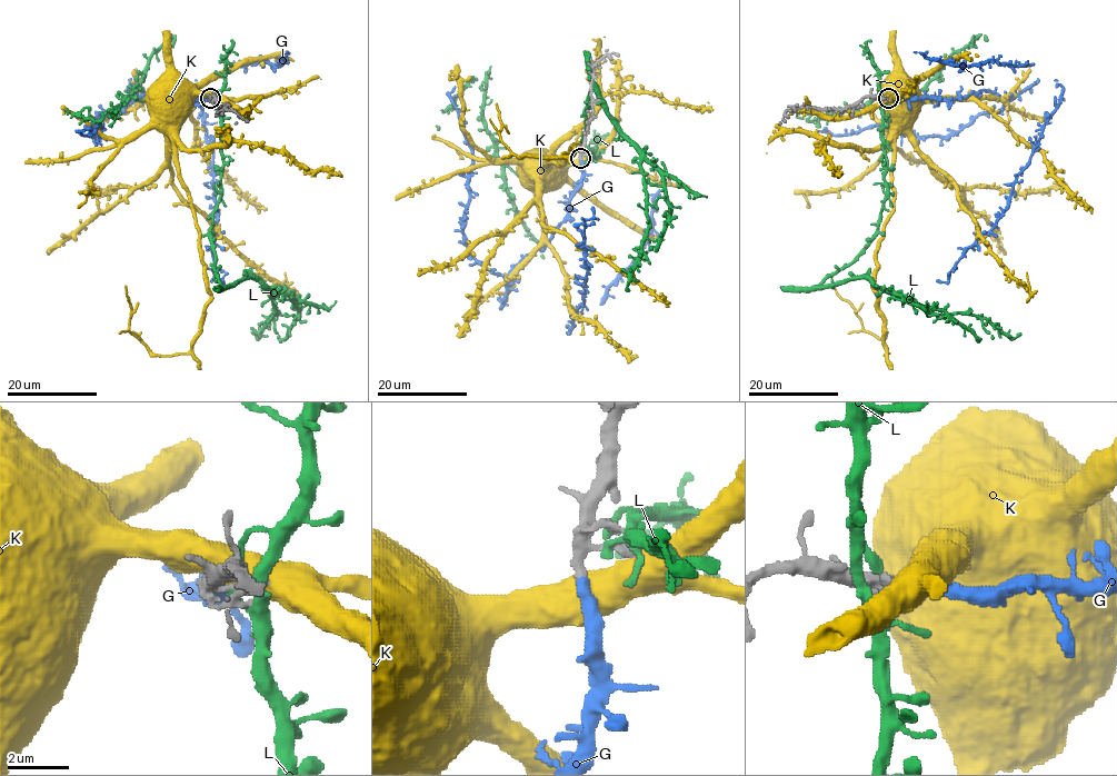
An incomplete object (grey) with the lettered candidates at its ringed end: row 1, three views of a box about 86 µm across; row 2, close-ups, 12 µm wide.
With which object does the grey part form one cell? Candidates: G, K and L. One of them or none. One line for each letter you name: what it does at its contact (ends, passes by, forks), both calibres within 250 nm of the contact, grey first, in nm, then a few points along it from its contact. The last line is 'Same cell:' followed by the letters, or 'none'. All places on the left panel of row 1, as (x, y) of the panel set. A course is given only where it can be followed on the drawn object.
G: it ends there; 280 nm thick on the grey side, 380 nm on the other
Same cell: G

